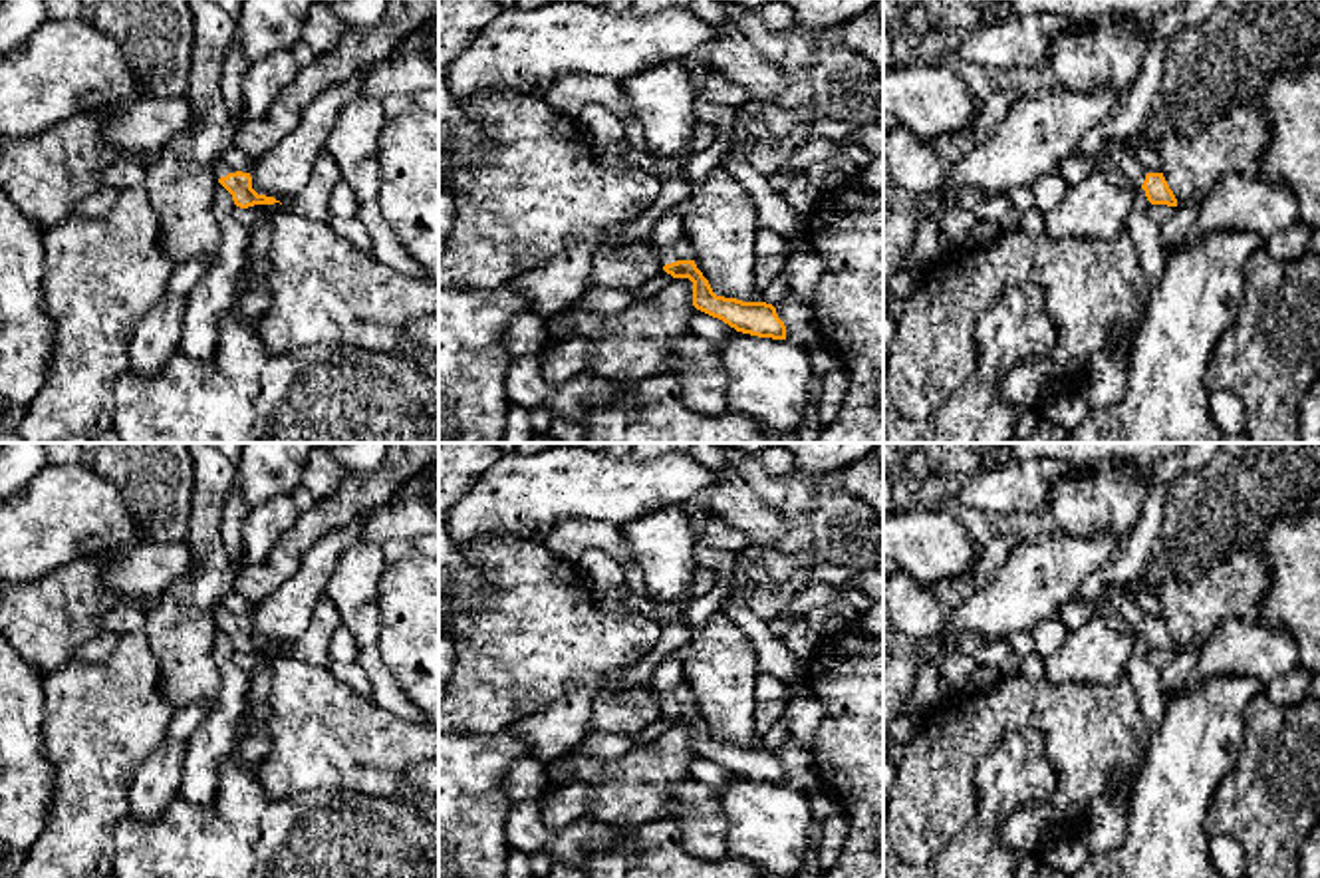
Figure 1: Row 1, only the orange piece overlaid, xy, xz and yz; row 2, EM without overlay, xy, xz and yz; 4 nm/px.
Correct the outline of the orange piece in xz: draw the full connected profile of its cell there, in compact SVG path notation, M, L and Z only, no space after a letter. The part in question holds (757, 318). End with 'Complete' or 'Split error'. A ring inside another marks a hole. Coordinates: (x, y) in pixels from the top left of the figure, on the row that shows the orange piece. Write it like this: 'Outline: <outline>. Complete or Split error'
Outline: M685 236L667 246L657 248L647 240L649 250L665 264L663 270L673 278L689 278L693 282L693 306L713 318L723 320L742 334L786 340L786 326L778 318L776 308L766 302L742 302L736 298L717 296L695 264L695 252Z. Split error

